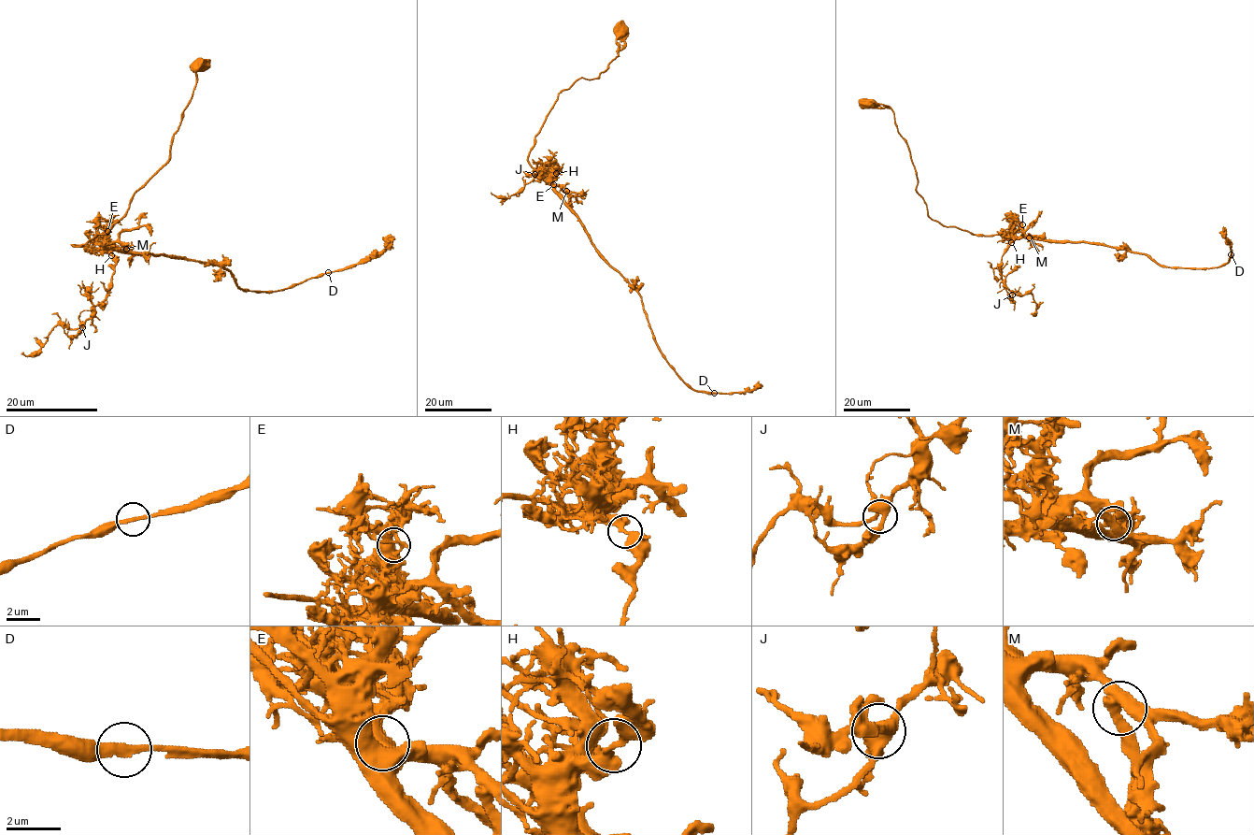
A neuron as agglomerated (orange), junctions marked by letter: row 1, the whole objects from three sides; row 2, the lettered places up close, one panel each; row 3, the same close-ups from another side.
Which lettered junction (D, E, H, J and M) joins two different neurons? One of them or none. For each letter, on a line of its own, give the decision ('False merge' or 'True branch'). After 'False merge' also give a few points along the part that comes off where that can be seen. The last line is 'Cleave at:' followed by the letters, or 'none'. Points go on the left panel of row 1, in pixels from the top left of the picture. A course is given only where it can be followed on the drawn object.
D: True branch
E: True branch
H: False merge. Course of the part to remove: (112, 255), (109, 291), (94, 312), (78, 328), (53, 328), (36, 352), (21, 353)
J: True branch
M: True branch
Cleave at: H

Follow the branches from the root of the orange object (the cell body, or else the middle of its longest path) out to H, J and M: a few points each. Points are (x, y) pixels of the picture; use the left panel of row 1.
H: (200, 63), (167, 161), (105, 234), (73, 245), (112, 255)
J: (200, 63), (167, 161), (105, 234), (73, 245), (106, 251), (114, 261), (108, 295), (82, 327)
M: (200, 63), (167, 161), (105, 234), (73, 245), (120, 242), (126, 249)

